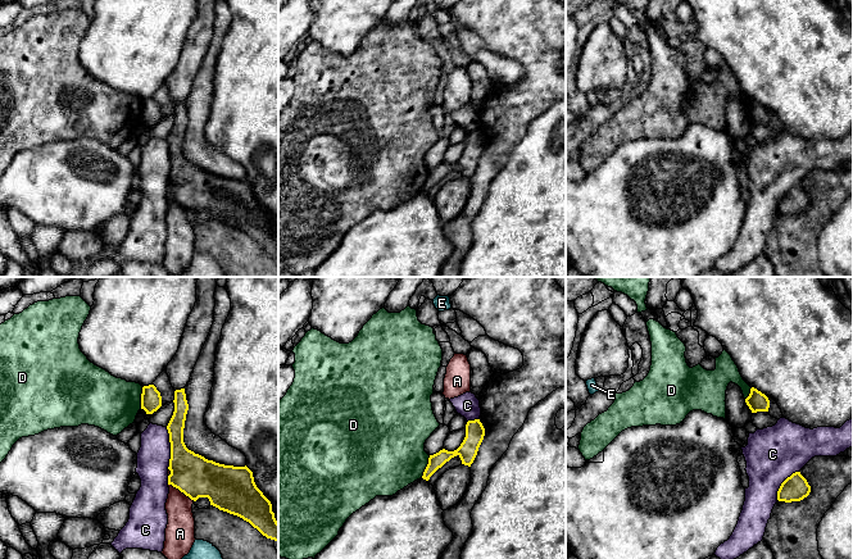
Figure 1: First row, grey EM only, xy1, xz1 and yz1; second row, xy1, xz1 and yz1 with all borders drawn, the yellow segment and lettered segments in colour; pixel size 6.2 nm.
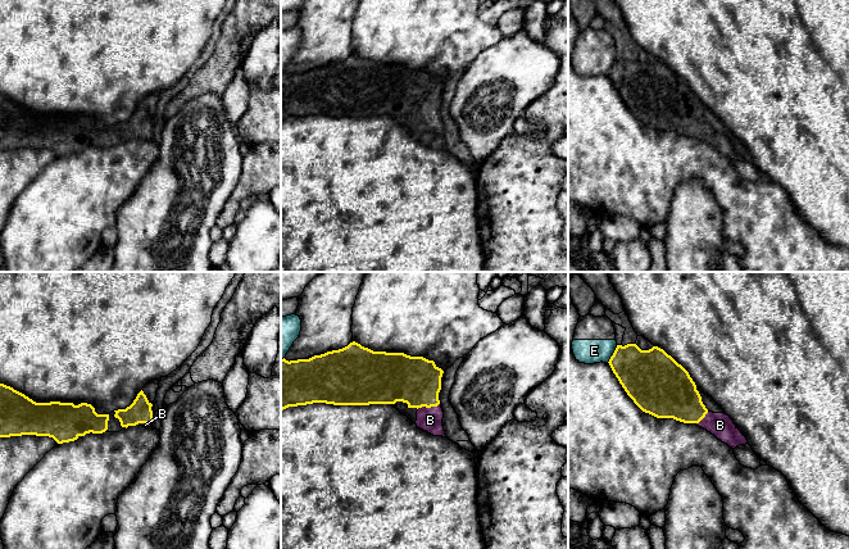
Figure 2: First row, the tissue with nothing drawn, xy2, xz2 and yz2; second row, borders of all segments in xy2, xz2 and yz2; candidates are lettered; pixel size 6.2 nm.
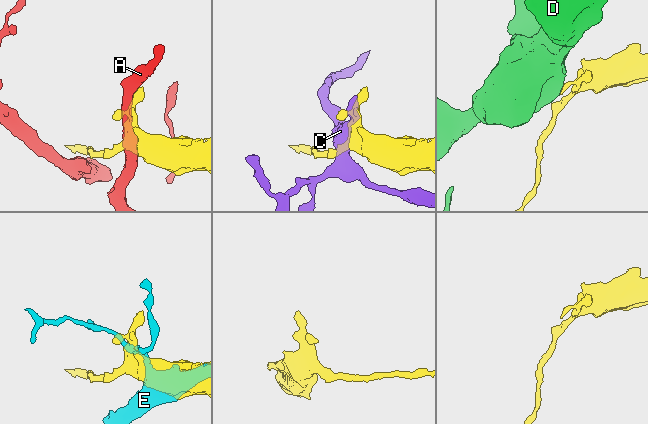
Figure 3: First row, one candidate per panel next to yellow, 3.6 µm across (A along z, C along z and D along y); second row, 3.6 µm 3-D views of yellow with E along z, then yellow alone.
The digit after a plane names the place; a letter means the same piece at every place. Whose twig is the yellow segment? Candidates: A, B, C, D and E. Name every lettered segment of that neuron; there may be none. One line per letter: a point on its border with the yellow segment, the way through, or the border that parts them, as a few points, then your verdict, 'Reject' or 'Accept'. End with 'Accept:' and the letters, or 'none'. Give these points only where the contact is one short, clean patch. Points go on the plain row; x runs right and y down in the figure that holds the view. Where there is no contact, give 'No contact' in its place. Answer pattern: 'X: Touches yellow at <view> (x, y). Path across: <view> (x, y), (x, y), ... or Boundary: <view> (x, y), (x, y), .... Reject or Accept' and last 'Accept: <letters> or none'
A: Touches yellow at xy1 (181, 204). Reject
B: Touches yellow at xz2 (428, 119). Path across: xz2 (414, 92), (428, 119), (430, 132). Accept
C: Touches yellow at xy1 (171, 160). Reject
D: Touches yellow at xz1 (426, 180). Boundary: xz1 (430, 168), (421, 190). Reject
E: Touches yellow at yz2 (613, 67). Reject
Accept: B

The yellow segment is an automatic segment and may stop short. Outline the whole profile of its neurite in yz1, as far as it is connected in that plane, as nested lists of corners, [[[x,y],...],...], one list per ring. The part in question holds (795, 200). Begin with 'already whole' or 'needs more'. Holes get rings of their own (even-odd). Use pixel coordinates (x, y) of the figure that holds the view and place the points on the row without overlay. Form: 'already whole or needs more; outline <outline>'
already whole; outline [[[800,185],[793,186],[780,199],[777,204],[777,213],[791,215],[800,214],[807,210],[811,205],[811,199]]]

